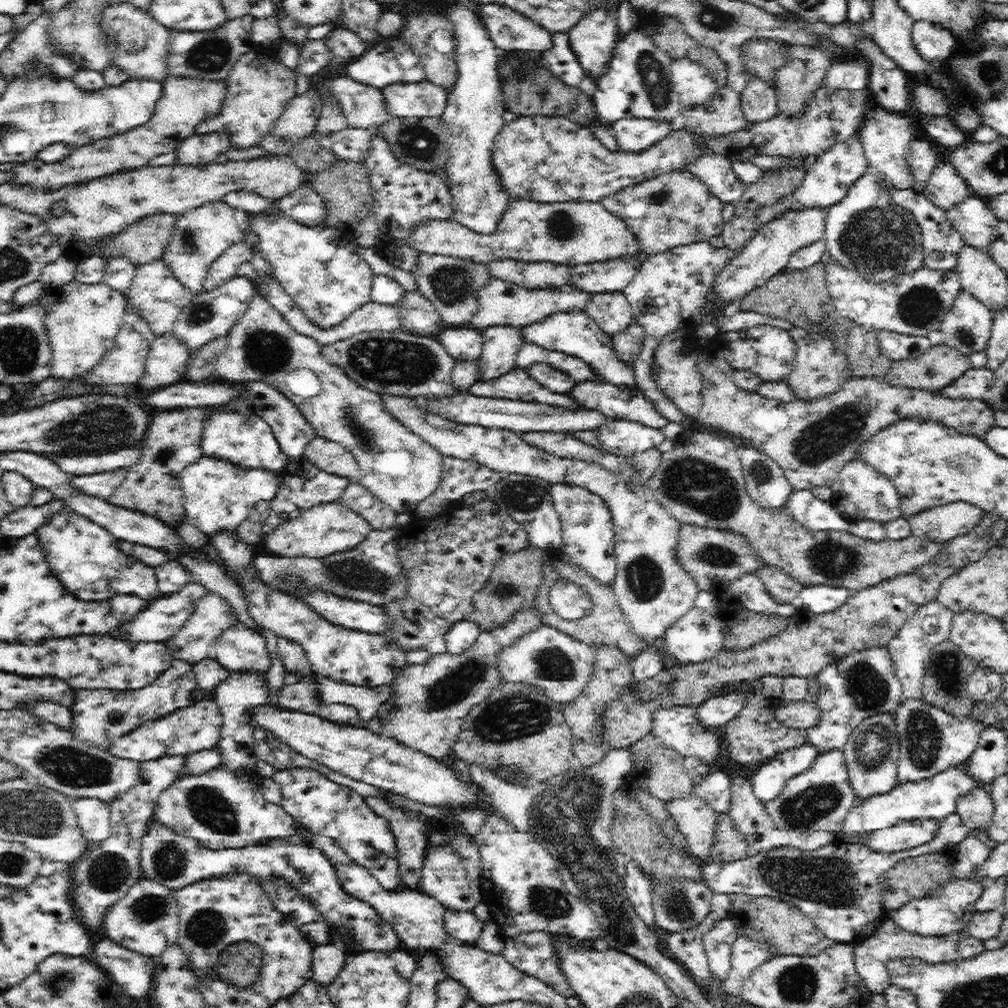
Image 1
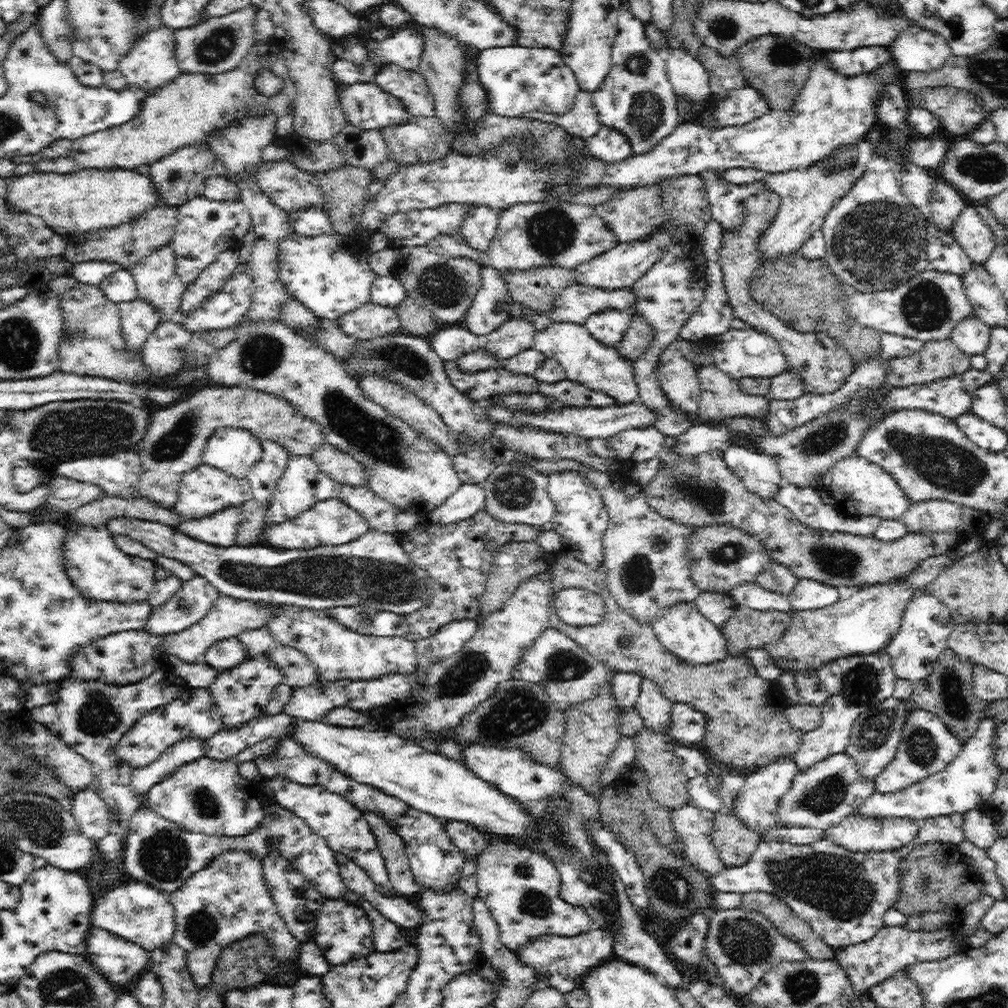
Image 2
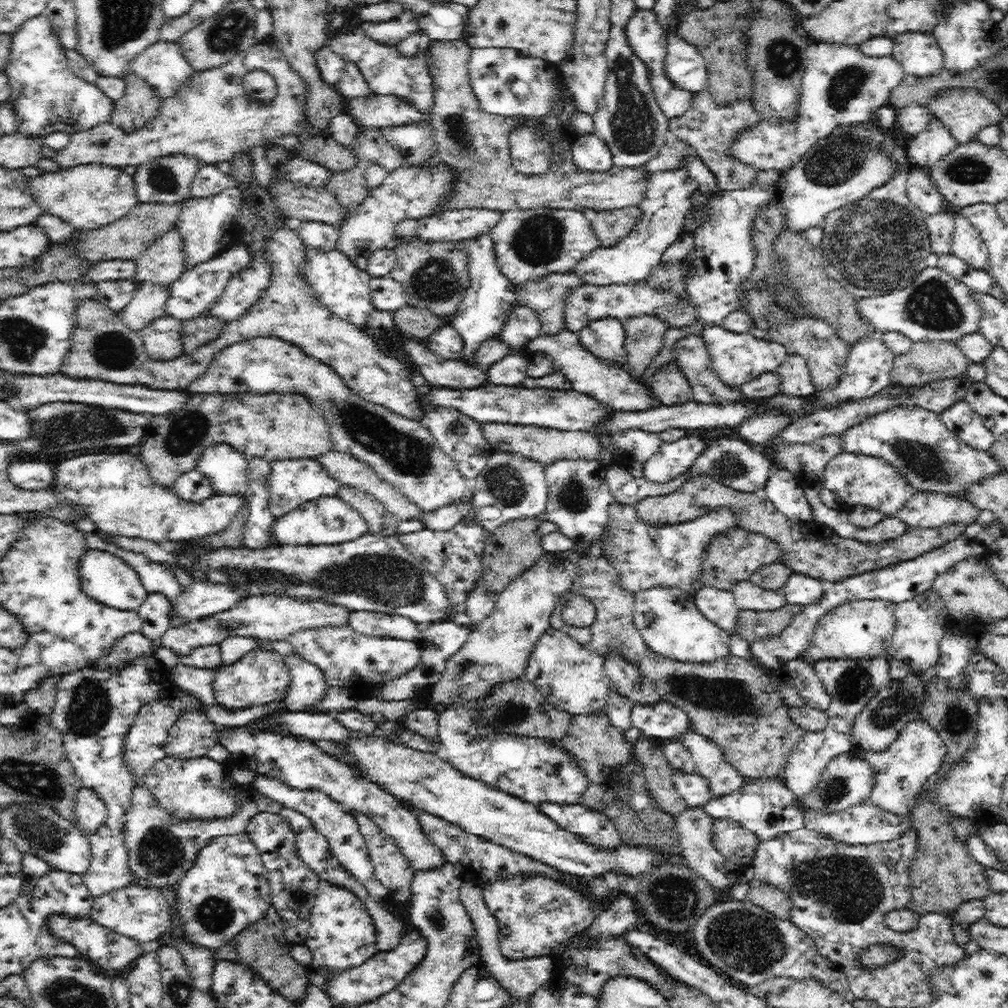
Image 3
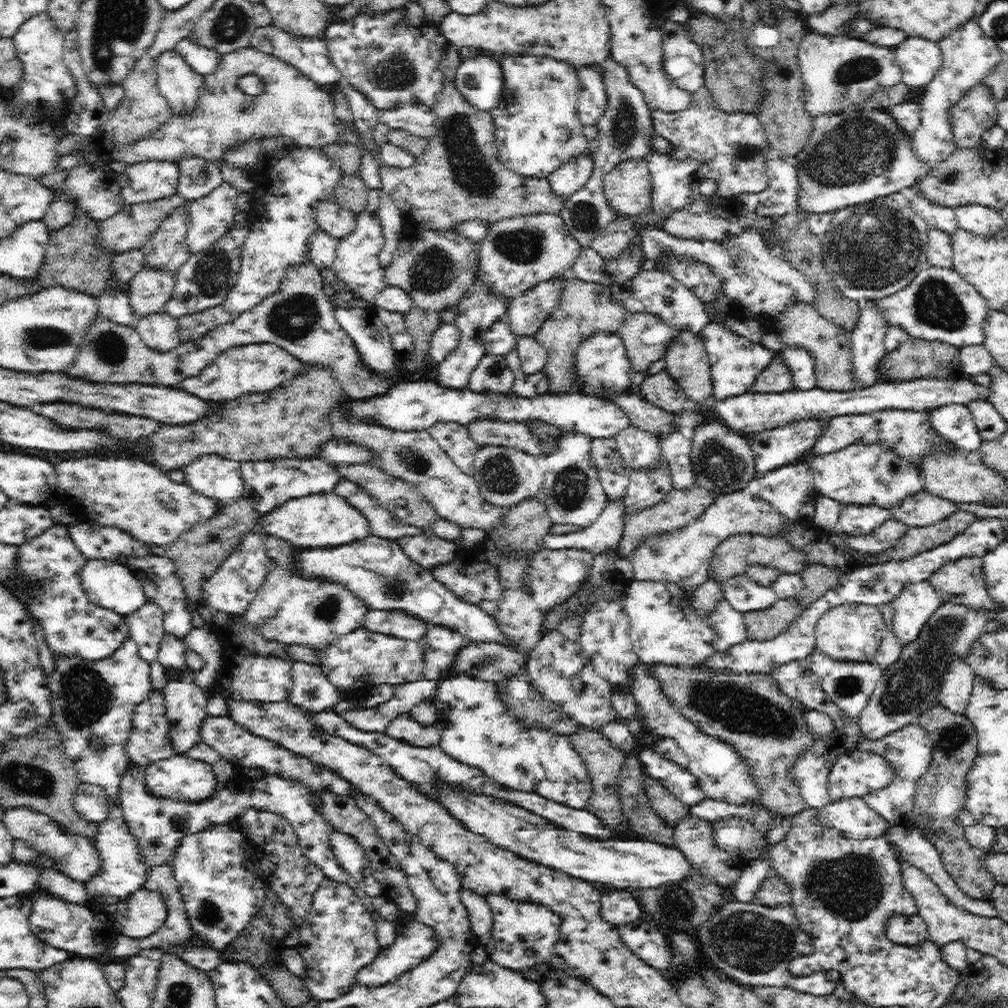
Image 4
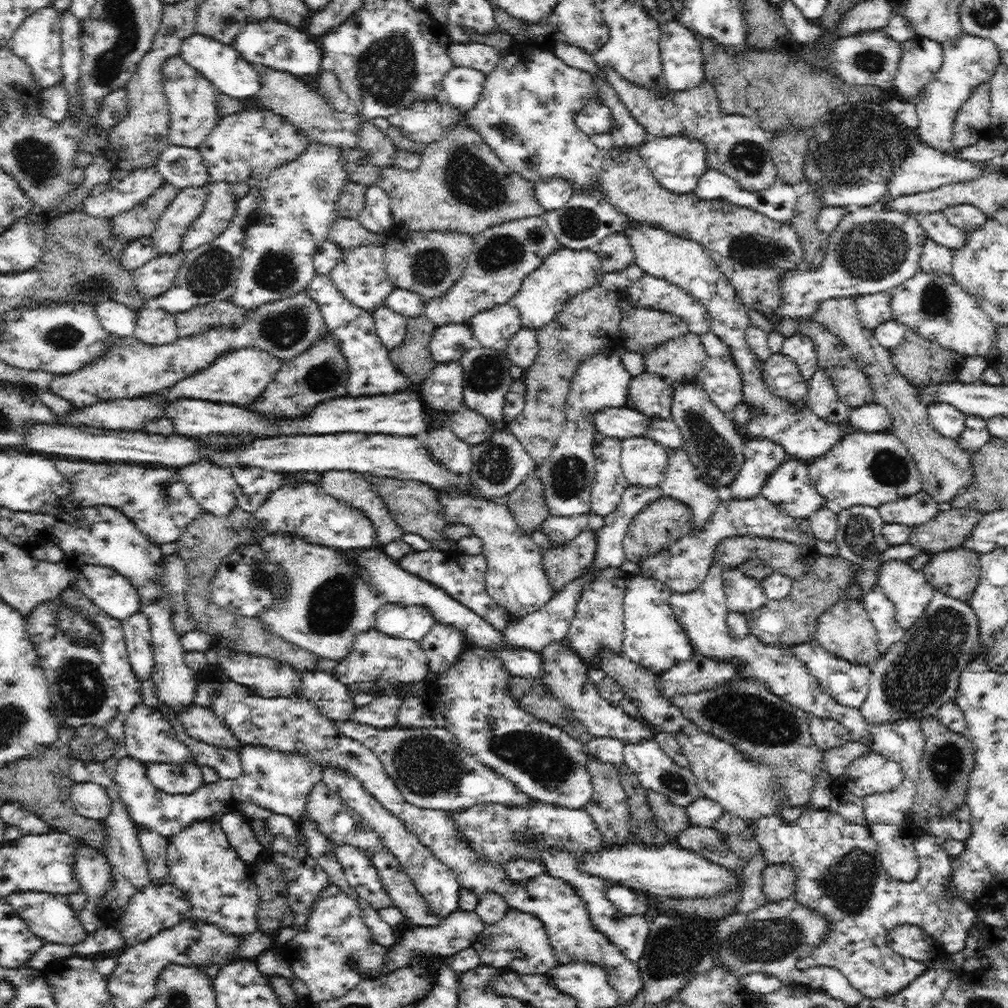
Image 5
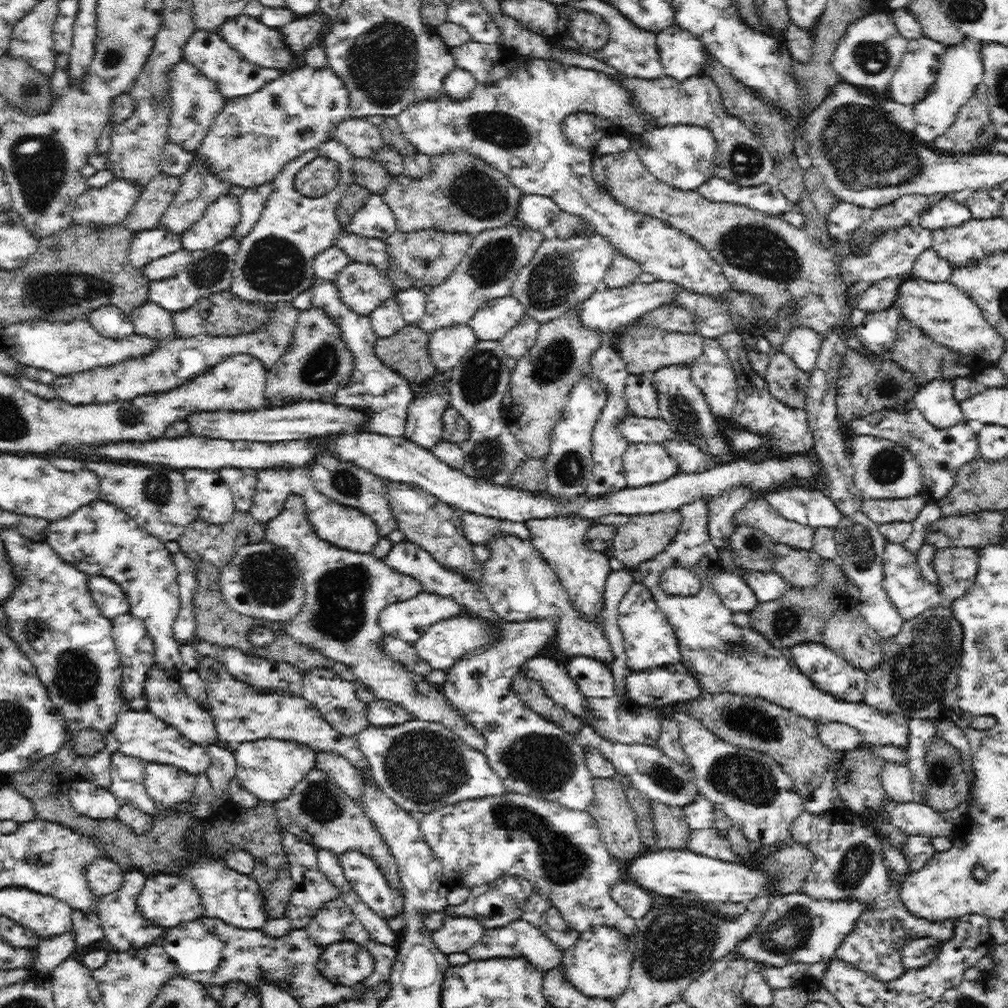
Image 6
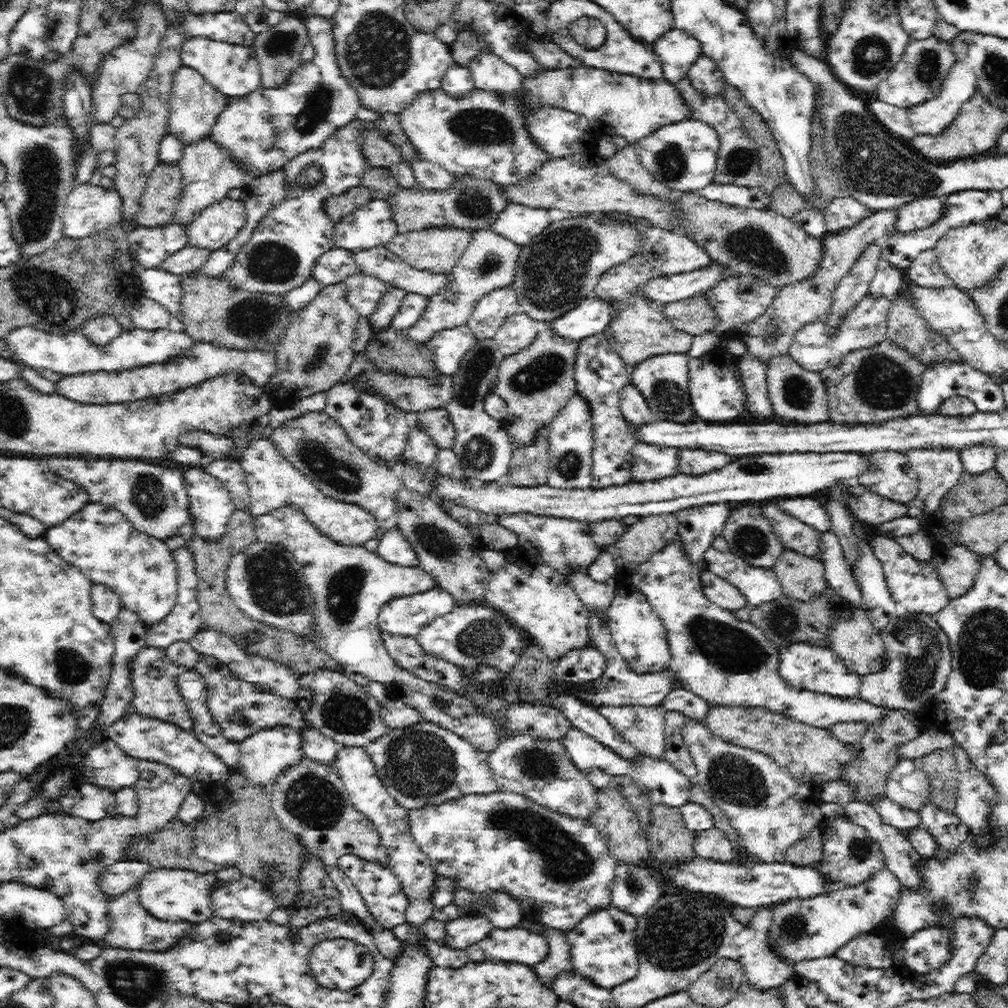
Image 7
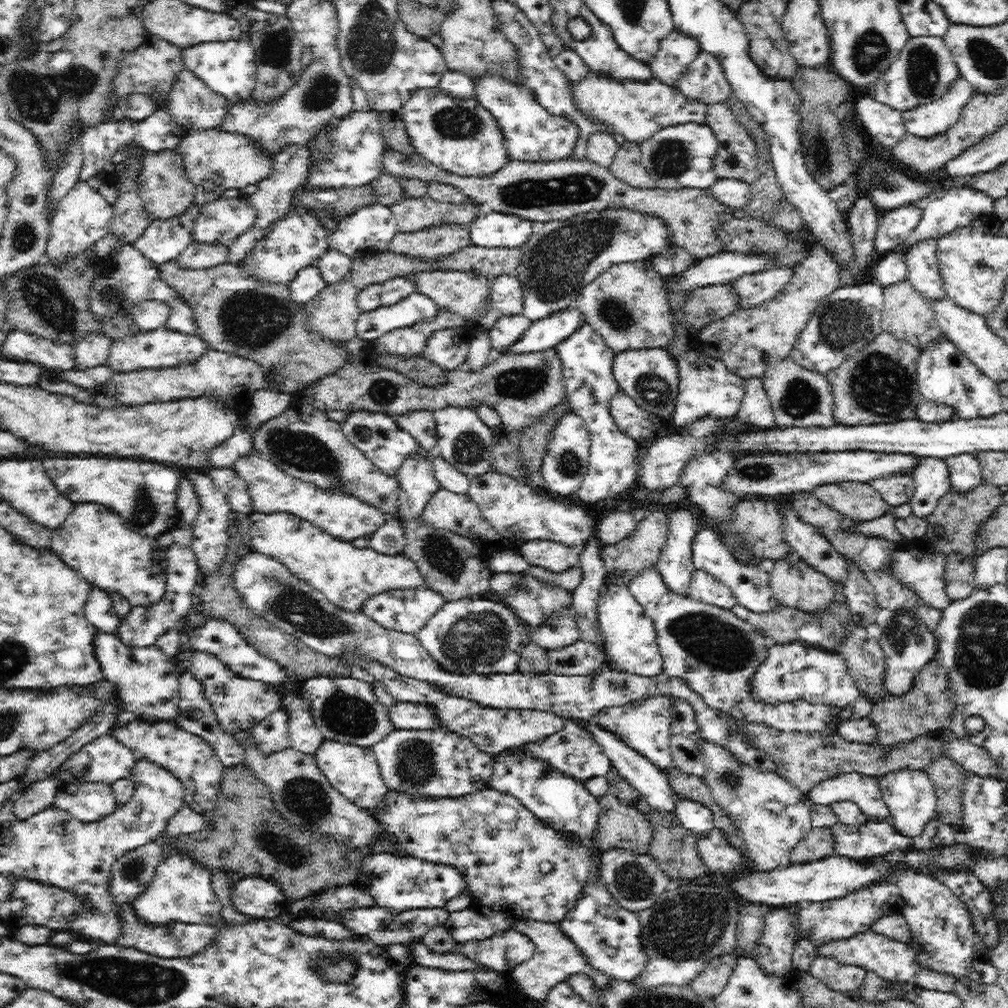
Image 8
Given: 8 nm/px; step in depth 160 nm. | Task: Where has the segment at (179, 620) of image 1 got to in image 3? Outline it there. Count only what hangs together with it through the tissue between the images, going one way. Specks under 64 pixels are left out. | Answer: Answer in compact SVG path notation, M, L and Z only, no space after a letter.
M195 580L171 603L169 616L184 618L184 622L197 621L230 610L246 597L248 593L244 593L244 589L208 580Z

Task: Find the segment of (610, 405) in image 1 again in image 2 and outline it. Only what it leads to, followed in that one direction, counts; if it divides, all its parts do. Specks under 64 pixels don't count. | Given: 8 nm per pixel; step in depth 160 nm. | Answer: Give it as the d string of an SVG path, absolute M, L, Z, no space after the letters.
M560 380L556 384L540 383L538 393L556 399L568 407L605 407L617 402L603 392L596 392L574 380Z

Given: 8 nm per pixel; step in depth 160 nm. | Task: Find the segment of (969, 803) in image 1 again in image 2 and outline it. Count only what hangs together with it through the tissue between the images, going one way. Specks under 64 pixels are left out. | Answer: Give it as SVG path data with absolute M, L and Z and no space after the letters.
M972 808L972 810L964 812L962 816L966 840L984 851L994 845L999 836L989 809Z

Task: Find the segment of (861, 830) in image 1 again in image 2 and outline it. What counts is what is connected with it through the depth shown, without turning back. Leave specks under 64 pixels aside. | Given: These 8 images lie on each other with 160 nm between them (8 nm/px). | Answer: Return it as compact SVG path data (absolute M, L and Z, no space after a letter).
M986 718L980 722L976 734L973 738L968 740L968 743L964 745L963 750L960 750L957 758L952 760L948 766L945 766L945 770L932 774L928 778L924 778L921 782L914 784L912 787L905 787L900 791L894 793L878 793L872 794L860 804L852 812L852 816L860 817L878 817L881 820L887 820L890 817L894 818L912 818L918 820L926 820L927 818L936 818L937 816L950 816L952 814L964 814L972 808L987 808L987 801L989 797L992 797L999 777L1003 774L1003 770L998 767L998 763L995 761L995 743L993 737L996 730L999 728L1001 722L996 718Z

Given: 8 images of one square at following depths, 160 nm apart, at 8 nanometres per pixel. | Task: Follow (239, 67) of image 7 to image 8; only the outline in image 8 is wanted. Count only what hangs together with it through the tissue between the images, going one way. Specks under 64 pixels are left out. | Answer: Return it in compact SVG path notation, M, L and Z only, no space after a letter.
M247 39L227 42L202 42L181 49L186 68L203 80L210 90L225 96L230 104L248 100L257 85L255 50Z

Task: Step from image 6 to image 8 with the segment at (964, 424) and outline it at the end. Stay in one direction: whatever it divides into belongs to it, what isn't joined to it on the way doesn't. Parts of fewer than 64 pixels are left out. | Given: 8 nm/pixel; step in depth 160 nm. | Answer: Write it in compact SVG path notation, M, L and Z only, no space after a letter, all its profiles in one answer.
M918 457L912 468L915 491L910 499L912 515L926 518L934 513L940 499L951 490L947 463L942 458Z

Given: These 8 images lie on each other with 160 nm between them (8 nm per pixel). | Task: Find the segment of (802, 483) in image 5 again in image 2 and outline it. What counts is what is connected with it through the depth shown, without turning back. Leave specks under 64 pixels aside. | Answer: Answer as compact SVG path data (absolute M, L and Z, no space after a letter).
M788 482L782 484L774 499L804 526L814 530L872 537L881 523L876 516L839 514L835 508L822 502L815 489L800 488Z

